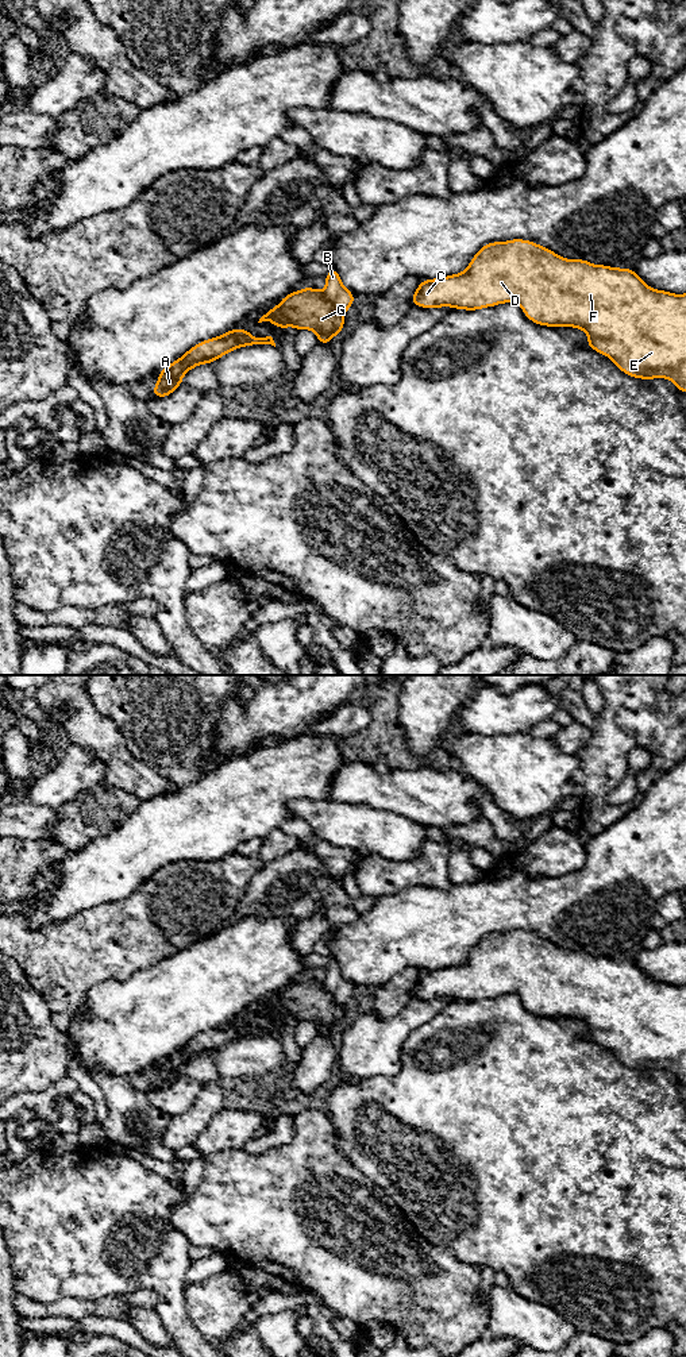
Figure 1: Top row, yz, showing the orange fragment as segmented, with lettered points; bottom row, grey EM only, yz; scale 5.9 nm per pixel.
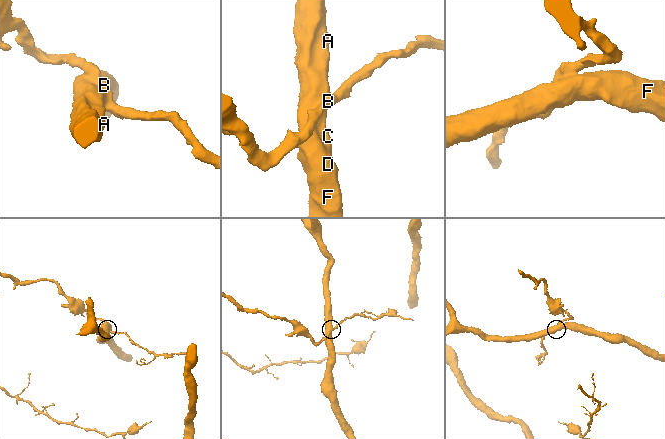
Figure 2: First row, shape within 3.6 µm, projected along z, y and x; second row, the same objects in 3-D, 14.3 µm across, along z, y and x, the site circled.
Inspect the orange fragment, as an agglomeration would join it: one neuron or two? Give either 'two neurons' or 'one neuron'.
one neuron

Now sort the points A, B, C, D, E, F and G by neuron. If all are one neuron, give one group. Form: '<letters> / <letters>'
A B C D E F G

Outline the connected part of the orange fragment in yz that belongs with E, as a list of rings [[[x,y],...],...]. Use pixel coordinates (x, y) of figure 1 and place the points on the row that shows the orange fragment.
[[[512,239],[485,244],[459,274],[421,281],[411,298],[420,308],[466,311],[502,302],[519,304],[539,325],[579,328],[589,336],[587,347],[610,358],[627,375],[667,378],[686,393],[686,293],[652,289],[633,269],[564,259],[532,240]]]

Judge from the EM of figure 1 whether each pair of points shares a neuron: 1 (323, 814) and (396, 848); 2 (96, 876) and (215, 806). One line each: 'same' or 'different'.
1: same
2: same

